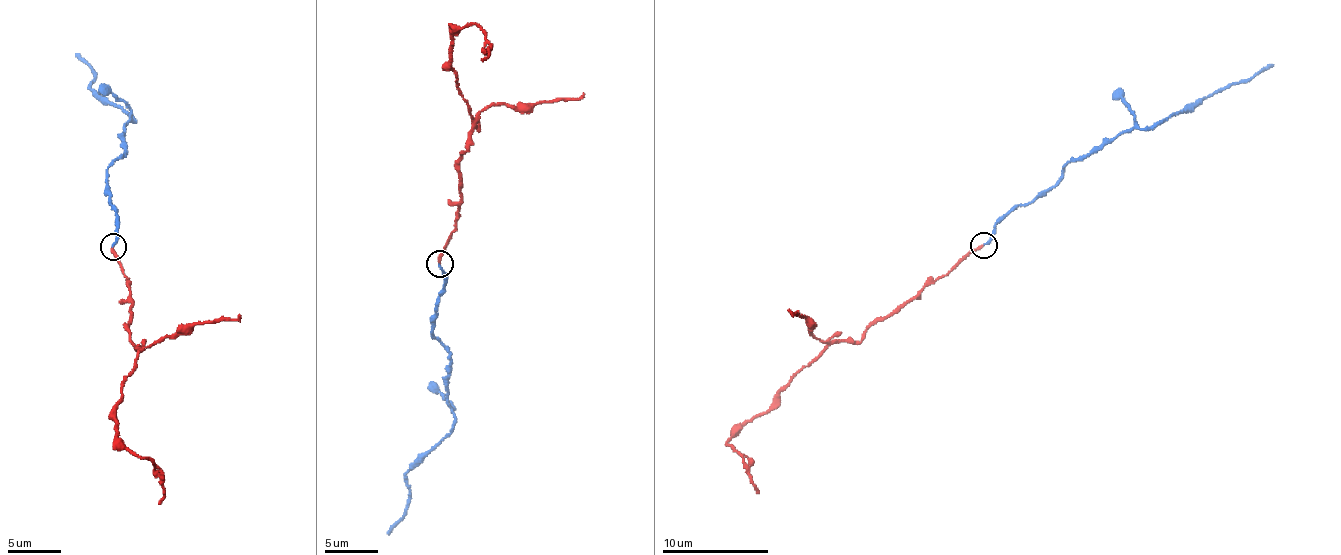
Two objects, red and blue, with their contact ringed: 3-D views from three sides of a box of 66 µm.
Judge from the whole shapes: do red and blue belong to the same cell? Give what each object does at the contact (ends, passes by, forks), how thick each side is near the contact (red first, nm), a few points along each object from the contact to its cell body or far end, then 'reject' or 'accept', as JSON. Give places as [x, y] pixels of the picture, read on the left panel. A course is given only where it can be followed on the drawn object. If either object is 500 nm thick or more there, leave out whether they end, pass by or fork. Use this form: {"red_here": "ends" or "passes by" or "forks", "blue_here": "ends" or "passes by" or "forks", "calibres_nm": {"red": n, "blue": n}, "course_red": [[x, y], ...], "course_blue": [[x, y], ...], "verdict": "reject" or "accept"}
{"red_here": "ends", "blue_here": "ends", "calibres_nm": {"red": 200, "blue": 160}, "course_red": [[114, 247], [133, 302], [127, 330], [138, 350], [115, 410], [116, 435], [127, 449], [161, 470], [158, 504]], "course_blue": [[111, 247], [117, 214], [106, 169], [126, 151], [124, 125], [136, 122], [104, 104], [76, 54]], "verdict": "accept"}

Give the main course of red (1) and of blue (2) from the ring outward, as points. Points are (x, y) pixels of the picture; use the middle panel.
1: (440, 264), (462, 200), (458, 161), (471, 120), (449, 69), (451, 41), (475, 23), (491, 43), (480, 61)
2: (438, 264), (445, 287), (433, 335), (451, 361), (447, 400), (455, 424), (407, 473), (406, 512), (388, 535)

